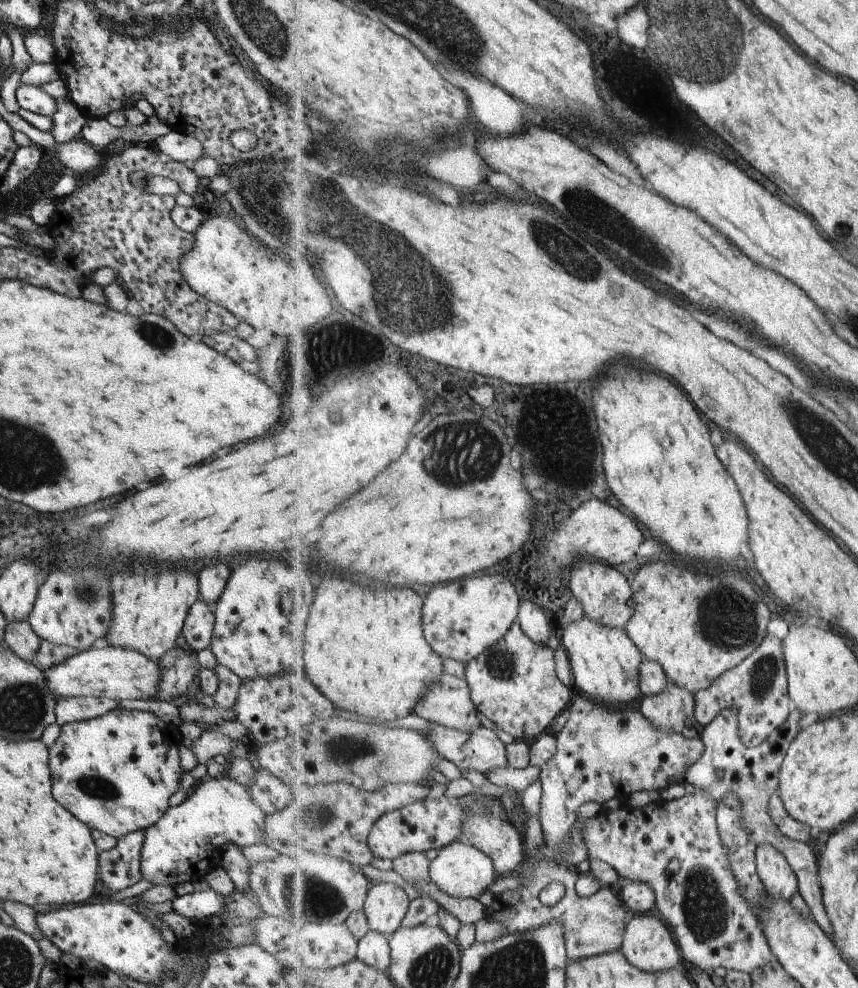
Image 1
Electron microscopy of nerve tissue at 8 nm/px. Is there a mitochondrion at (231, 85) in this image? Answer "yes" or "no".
no

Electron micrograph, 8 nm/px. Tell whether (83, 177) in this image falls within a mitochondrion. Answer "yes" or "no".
no

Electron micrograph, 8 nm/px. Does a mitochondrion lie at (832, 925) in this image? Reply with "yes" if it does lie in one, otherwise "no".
no

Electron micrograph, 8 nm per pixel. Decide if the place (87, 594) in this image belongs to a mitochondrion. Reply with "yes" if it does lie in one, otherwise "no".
yes

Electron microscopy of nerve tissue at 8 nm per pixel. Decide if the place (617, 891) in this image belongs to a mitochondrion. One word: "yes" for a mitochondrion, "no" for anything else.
no

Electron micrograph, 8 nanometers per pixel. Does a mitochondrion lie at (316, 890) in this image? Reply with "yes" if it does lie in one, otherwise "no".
yes

